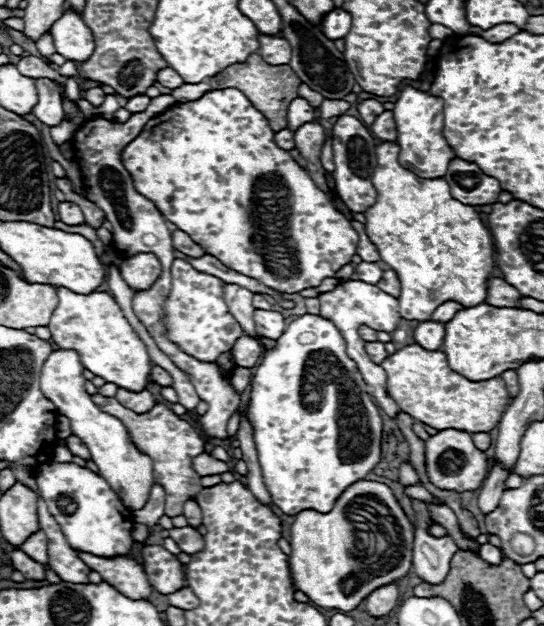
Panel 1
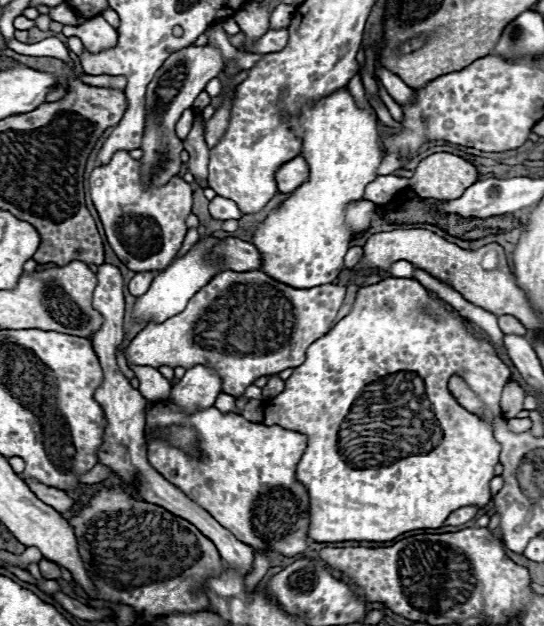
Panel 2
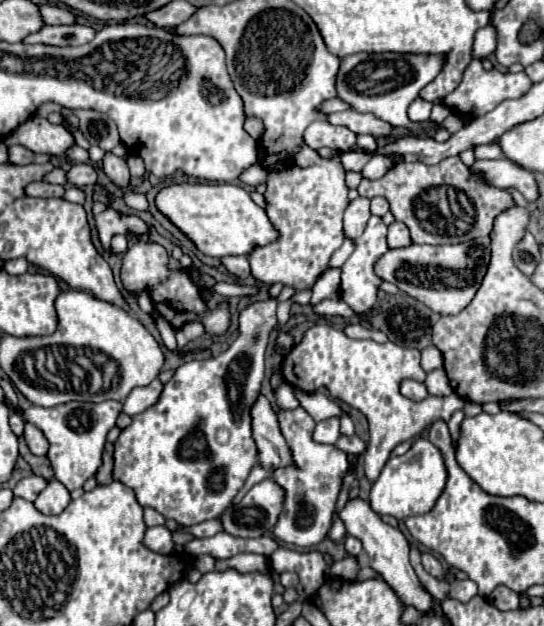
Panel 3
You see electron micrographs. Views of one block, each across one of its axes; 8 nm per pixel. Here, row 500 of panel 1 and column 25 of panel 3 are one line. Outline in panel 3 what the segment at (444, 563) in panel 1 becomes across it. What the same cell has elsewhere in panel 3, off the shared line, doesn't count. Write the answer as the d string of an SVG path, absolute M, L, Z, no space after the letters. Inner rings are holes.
M106 400L100 404L66 402L54 408L30 406L24 412L24 420L42 430L42 434L50 444L48 460L54 468L54 478L72 492L76 488L82 488L84 482L92 478L96 470L102 466L106 436L116 426L116 418L120 412L122 412L122 402L116 402L116 400Z

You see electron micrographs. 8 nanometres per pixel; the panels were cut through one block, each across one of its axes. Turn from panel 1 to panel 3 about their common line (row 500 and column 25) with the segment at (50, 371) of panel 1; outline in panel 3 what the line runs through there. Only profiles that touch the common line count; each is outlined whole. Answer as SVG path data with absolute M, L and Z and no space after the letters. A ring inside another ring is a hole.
M34 116L24 126L18 126L6 140L6 146L22 144L36 154L48 154L56 158L66 158L66 152L76 144L74 136L64 128L50 124L42 116Z

